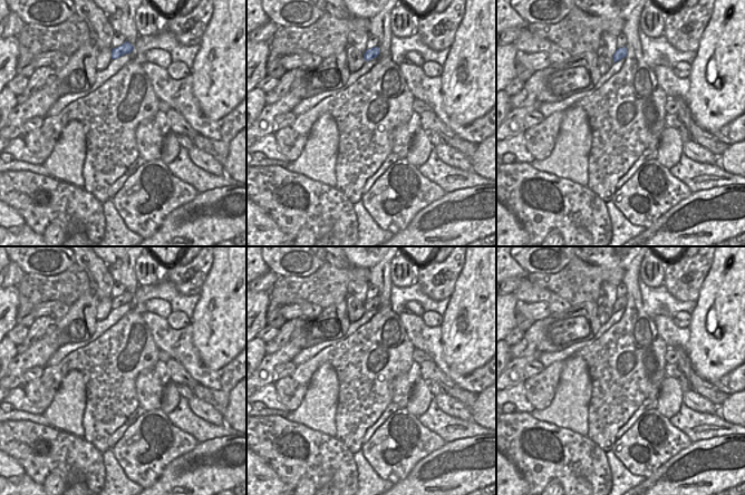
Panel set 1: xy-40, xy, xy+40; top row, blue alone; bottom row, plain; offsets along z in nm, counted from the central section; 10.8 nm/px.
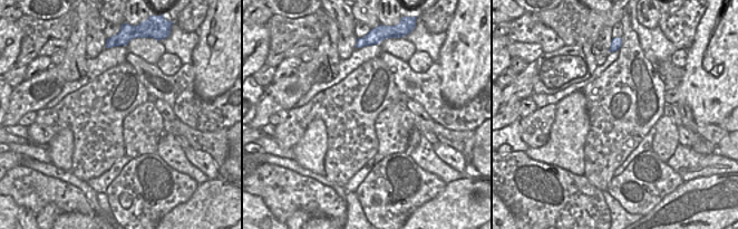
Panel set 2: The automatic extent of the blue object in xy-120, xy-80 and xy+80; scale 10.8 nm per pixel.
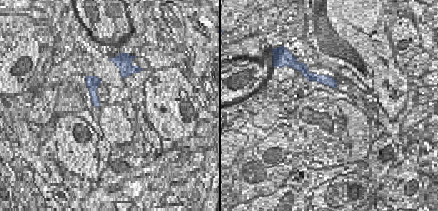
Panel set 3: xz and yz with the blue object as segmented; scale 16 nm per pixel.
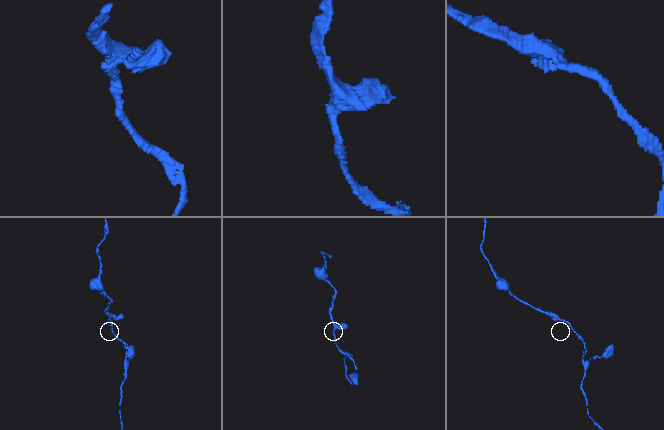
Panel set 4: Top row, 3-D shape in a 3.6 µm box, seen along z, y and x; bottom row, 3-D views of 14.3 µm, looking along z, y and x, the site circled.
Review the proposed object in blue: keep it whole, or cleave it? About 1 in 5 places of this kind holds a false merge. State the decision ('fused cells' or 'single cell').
single cell

